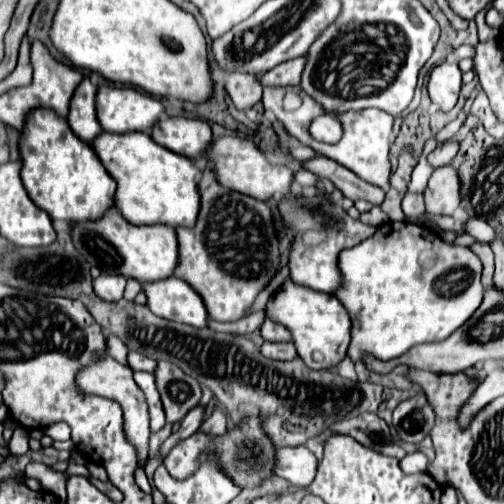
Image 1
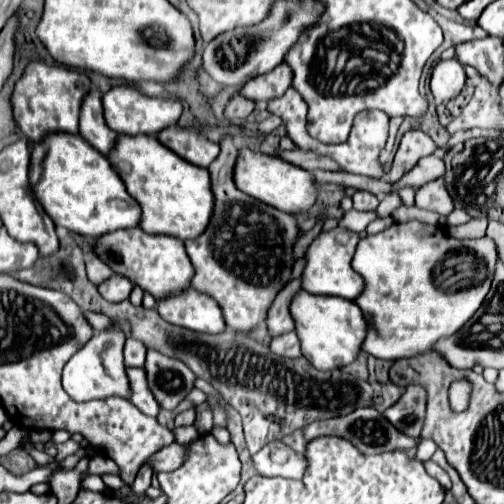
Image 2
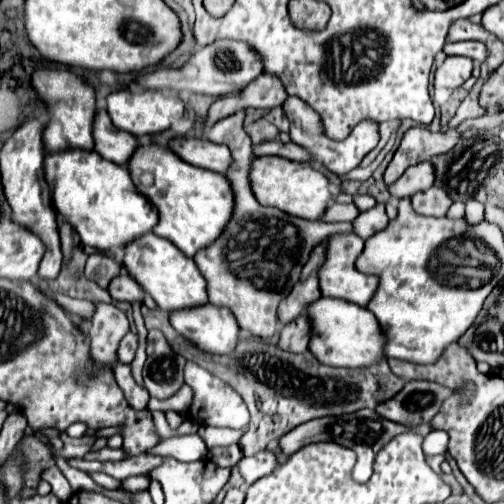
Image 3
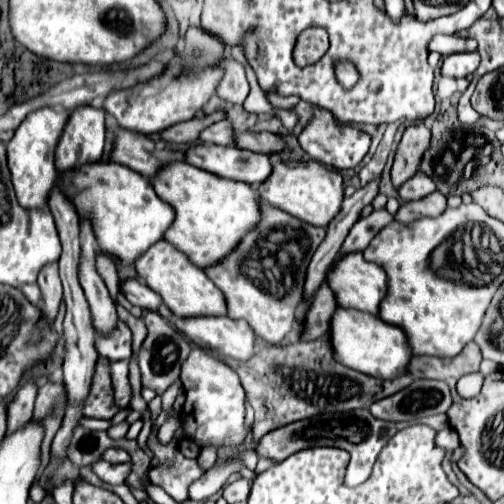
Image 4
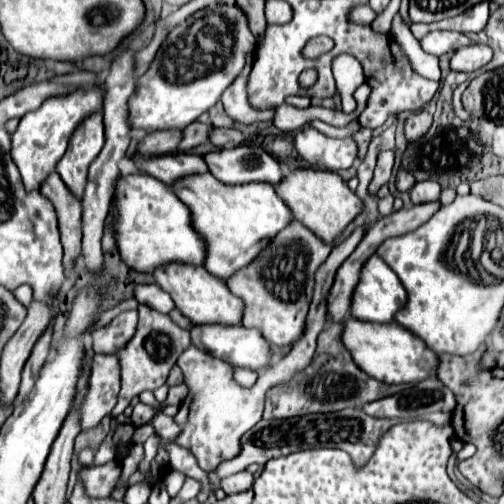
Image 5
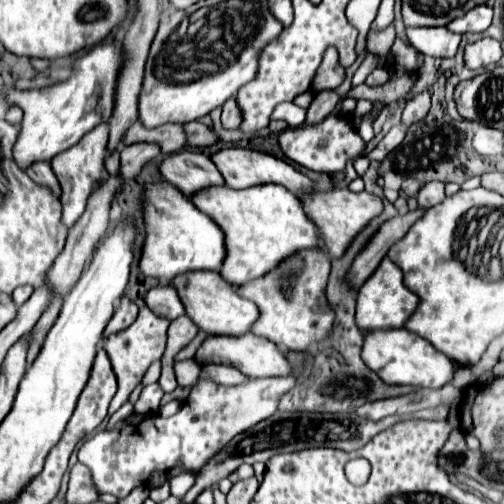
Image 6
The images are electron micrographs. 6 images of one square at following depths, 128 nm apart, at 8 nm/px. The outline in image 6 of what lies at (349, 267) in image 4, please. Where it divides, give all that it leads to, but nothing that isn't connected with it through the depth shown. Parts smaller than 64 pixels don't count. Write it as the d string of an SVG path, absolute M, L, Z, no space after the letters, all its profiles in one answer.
M384 258L376 272L362 284L358 290L358 302L356 302L356 324L362 330L378 330L378 328L402 328L406 320L412 316L412 312L418 306L418 296L410 292L402 282L402 270L390 262L390 258Z

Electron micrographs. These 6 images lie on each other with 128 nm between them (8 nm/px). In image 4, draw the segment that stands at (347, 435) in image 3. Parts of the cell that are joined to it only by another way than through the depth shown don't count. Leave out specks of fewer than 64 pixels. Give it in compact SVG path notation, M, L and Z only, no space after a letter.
M354 410L352 414L350 412L344 412L344 414L322 414L322 416L314 416L314 418L308 418L308 420L300 420L300 422L294 422L294 424L288 424L288 426L282 426L270 434L266 434L260 444L258 444L258 456L268 456L276 462L282 462L286 460L290 454L298 452L298 450L304 450L304 448L314 448L314 446L338 446L346 452L352 454L352 460L350 460L350 478L346 478L346 484L348 486L358 486L362 484L364 480L368 480L370 472L372 472L372 466L376 462L376 456L378 452L382 450L382 446L402 428L402 424L394 424L394 422L386 422L386 420L378 420L374 418L368 410Z

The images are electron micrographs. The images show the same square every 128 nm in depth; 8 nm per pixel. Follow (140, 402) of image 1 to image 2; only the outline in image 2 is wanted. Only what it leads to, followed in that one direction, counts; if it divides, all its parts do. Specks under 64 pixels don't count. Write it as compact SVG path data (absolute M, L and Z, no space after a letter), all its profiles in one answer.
M114 326L112 330L98 332L78 354L70 358L62 374L62 386L72 400L88 402L94 398L108 398L108 396L128 398L130 388L128 388L128 376L122 356L124 340L126 340L124 332L118 326Z

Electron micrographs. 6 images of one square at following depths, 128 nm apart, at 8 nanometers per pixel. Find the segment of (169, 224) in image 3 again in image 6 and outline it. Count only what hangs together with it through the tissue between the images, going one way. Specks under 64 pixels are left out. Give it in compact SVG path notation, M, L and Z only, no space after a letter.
M264 184L244 190L232 190L228 186L204 188L204 192L196 192L190 200L200 212L216 220L224 232L228 256L224 258L220 274L232 286L242 286L248 280L264 276L284 258L302 248L320 246L318 230L304 214L298 196L292 196L292 192L280 188L278 184Z

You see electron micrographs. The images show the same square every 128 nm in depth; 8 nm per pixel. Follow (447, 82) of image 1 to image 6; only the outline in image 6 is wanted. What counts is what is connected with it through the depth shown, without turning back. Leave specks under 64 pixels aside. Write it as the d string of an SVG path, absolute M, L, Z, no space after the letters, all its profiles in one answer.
M482 38L464 48L464 64L470 70L496 64L502 58L502 48L494 38Z

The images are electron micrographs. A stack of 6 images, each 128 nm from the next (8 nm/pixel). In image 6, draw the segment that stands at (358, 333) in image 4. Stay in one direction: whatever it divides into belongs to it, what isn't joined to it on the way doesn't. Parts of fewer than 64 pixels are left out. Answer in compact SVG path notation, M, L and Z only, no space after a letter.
M406 328L392 332L366 332L364 334L364 364L372 368L386 384L410 384L418 388L442 388L452 382L454 364L448 356L438 352L428 340L420 338Z

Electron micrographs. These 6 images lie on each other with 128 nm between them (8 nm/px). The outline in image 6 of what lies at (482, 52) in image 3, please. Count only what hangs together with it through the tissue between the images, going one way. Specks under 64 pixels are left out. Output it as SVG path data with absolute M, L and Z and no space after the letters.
M406 28L408 42L424 56L450 58L456 54L462 36L448 28Z

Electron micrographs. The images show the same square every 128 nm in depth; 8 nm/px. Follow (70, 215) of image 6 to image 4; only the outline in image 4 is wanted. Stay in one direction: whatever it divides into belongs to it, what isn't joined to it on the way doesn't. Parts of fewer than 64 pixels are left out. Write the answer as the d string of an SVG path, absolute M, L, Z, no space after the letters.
M80 106L70 112L60 144L56 146L58 170L70 170L82 162L100 160L106 140L104 114L104 110L96 110L92 106Z

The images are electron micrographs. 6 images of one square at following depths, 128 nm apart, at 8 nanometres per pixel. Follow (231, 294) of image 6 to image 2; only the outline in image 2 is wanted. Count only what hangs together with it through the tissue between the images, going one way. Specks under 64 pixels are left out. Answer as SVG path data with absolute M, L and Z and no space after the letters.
M138 226L108 232L96 238L92 248L94 254L102 262L106 262L116 274L126 276L128 280L132 280L132 284L136 282L144 292L150 292L154 298L162 298L188 288L190 278L194 274L192 262L184 250L182 240L176 240L174 236L152 236L140 230Z

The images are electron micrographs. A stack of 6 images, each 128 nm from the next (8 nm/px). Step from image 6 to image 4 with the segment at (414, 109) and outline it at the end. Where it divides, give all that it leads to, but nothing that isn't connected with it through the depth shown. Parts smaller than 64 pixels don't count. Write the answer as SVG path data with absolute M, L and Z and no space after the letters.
M424 122L406 128L390 170L394 188L400 188L408 178L412 178L418 172L420 156L424 156L424 152L428 150L430 140L432 140L430 128Z

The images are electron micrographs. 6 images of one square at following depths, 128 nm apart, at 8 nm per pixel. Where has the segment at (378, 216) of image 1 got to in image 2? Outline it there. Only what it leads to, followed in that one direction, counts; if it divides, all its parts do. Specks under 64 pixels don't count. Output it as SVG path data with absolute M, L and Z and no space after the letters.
M350 210L348 214L344 214L344 218L340 220L340 226L342 228L348 228L350 232L364 232L366 226L376 220L378 214L372 210L372 212L358 212L358 210Z

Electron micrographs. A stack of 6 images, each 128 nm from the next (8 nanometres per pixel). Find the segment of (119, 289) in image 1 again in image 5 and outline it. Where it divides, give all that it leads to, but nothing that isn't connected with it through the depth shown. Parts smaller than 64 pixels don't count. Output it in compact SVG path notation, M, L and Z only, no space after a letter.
M138 284L134 288L134 298L138 300L138 304L146 304L160 314L168 314L174 308L172 298L156 284Z

